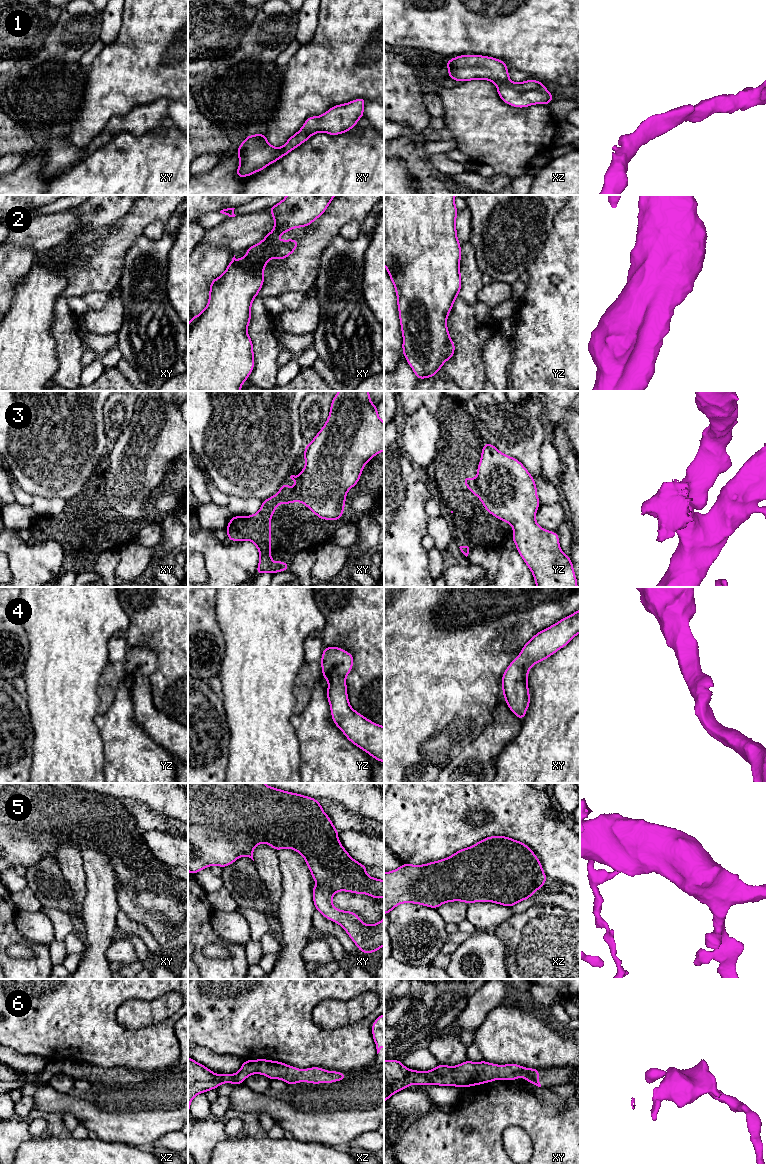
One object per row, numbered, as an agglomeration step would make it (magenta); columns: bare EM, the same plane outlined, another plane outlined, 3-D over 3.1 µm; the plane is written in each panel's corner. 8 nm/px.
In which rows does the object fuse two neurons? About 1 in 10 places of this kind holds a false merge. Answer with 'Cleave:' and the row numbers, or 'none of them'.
Cleave: 2

